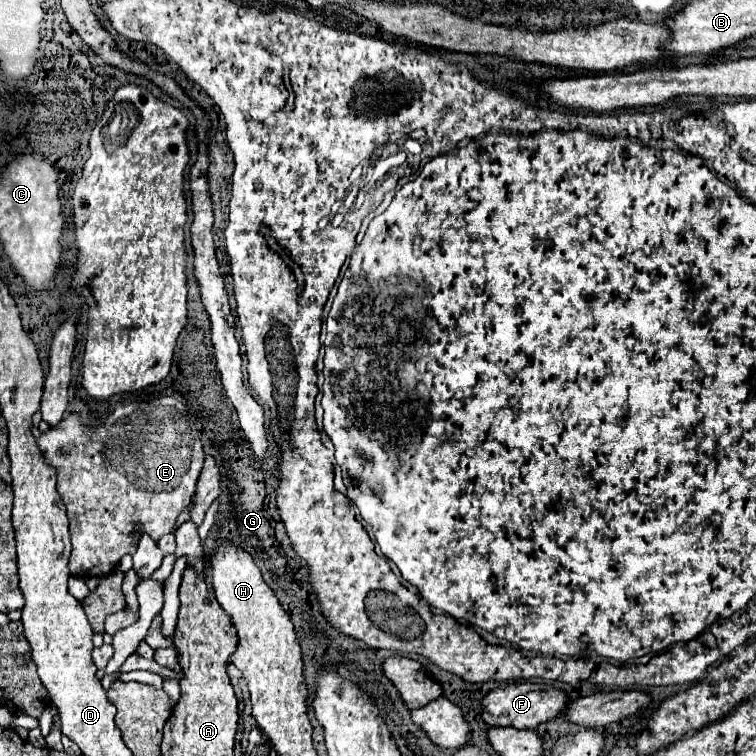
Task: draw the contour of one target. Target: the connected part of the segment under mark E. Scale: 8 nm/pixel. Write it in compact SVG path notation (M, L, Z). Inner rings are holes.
M162 396L162 398L154 398L150 402L130 402L130 404L120 404L108 418L102 426L84 426L78 418L78 414L66 414L64 420L60 420L60 424L56 428L50 428L48 432L44 432L38 440L36 440L44 460L56 468L56 474L58 474L58 482L56 482L56 490L66 506L66 514L68 514L68 520L70 520L70 540L72 540L72 554L70 554L70 574L72 576L80 576L80 578L102 578L106 574L110 574L122 560L124 554L130 554L134 546L134 538L132 538L132 532L148 532L152 540L160 540L164 534L170 534L172 532L172 526L178 518L178 514L188 506L188 500L192 496L192 490L196 486L196 480L198 480L198 474L202 470L202 464L204 464L204 450L202 450L202 442L200 442L200 436L196 432L196 426L192 422L192 418L188 416L186 412L186 406L172 398L172 396Z

